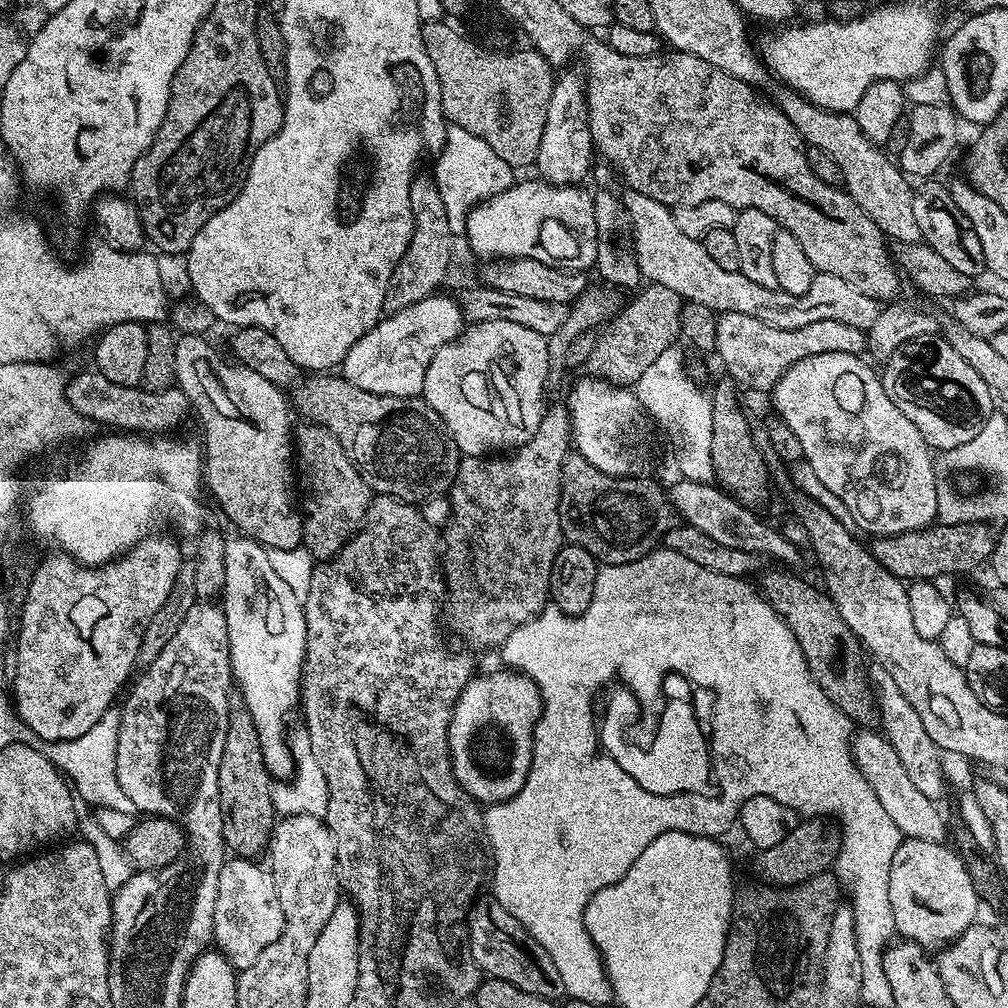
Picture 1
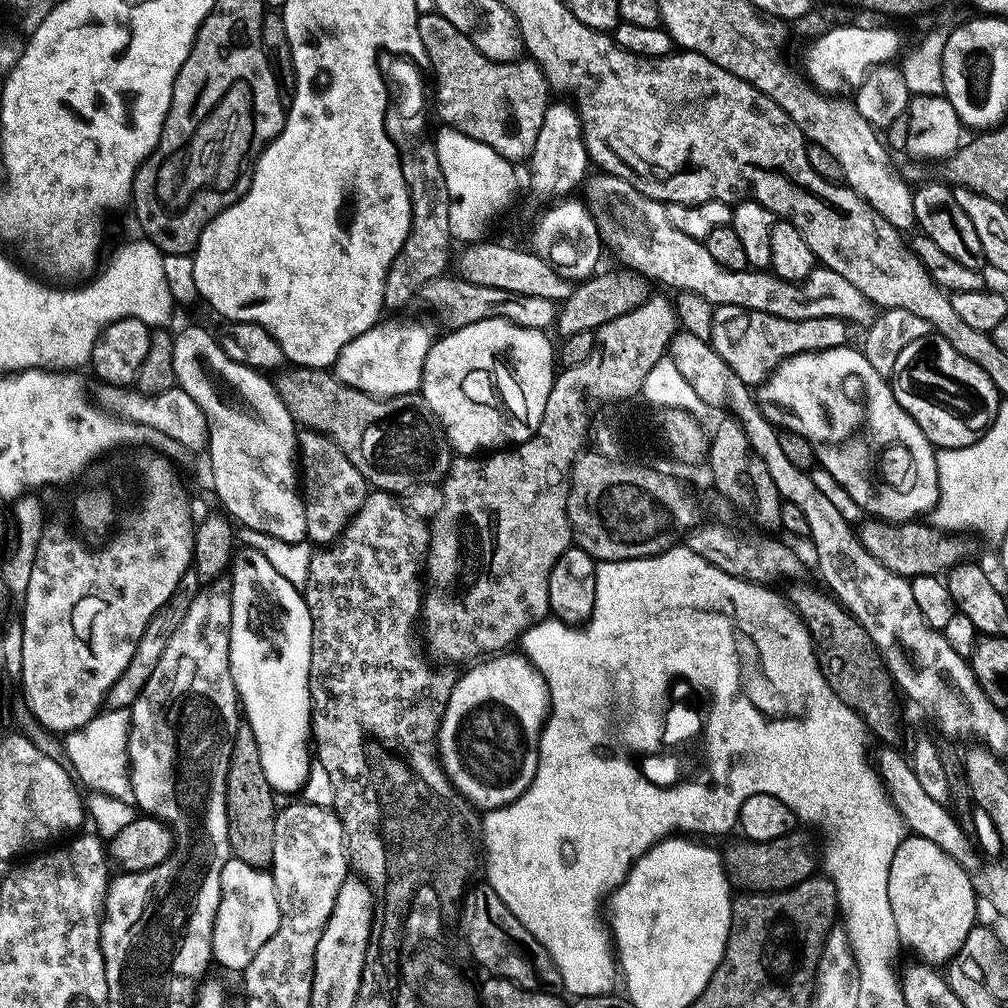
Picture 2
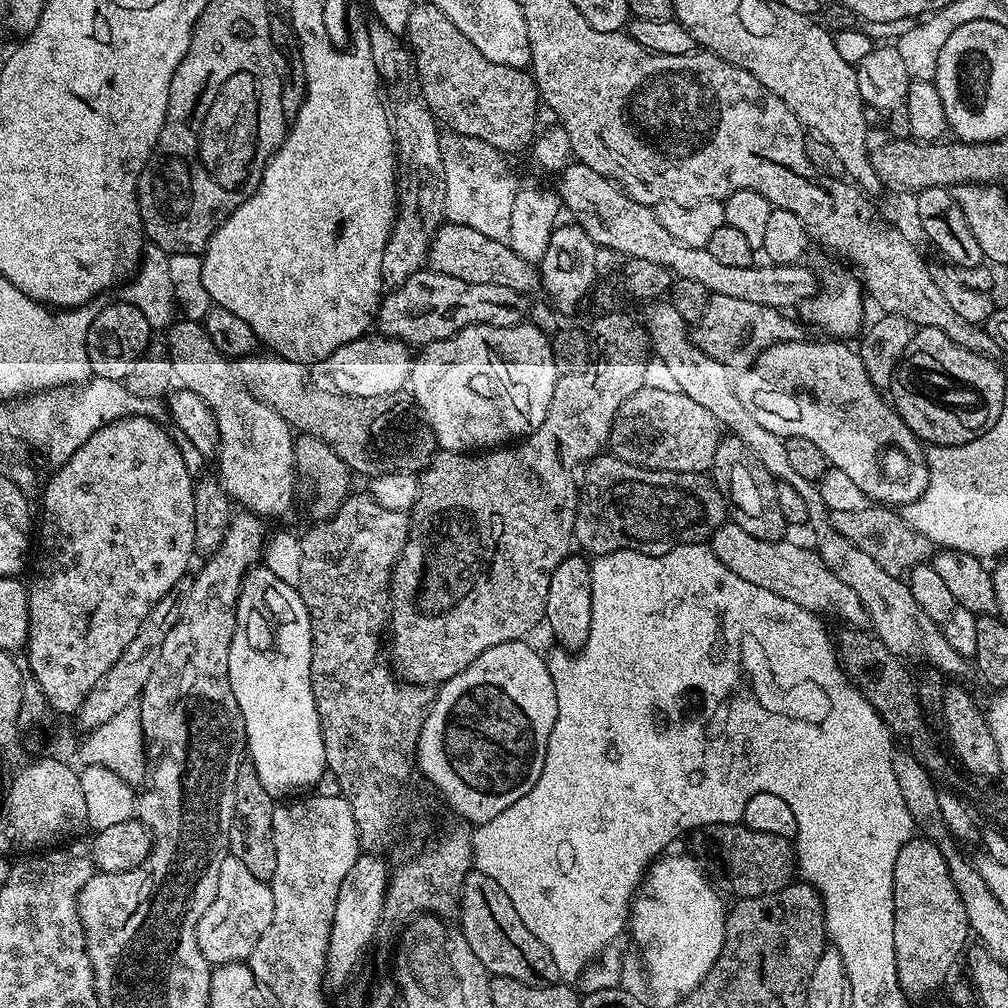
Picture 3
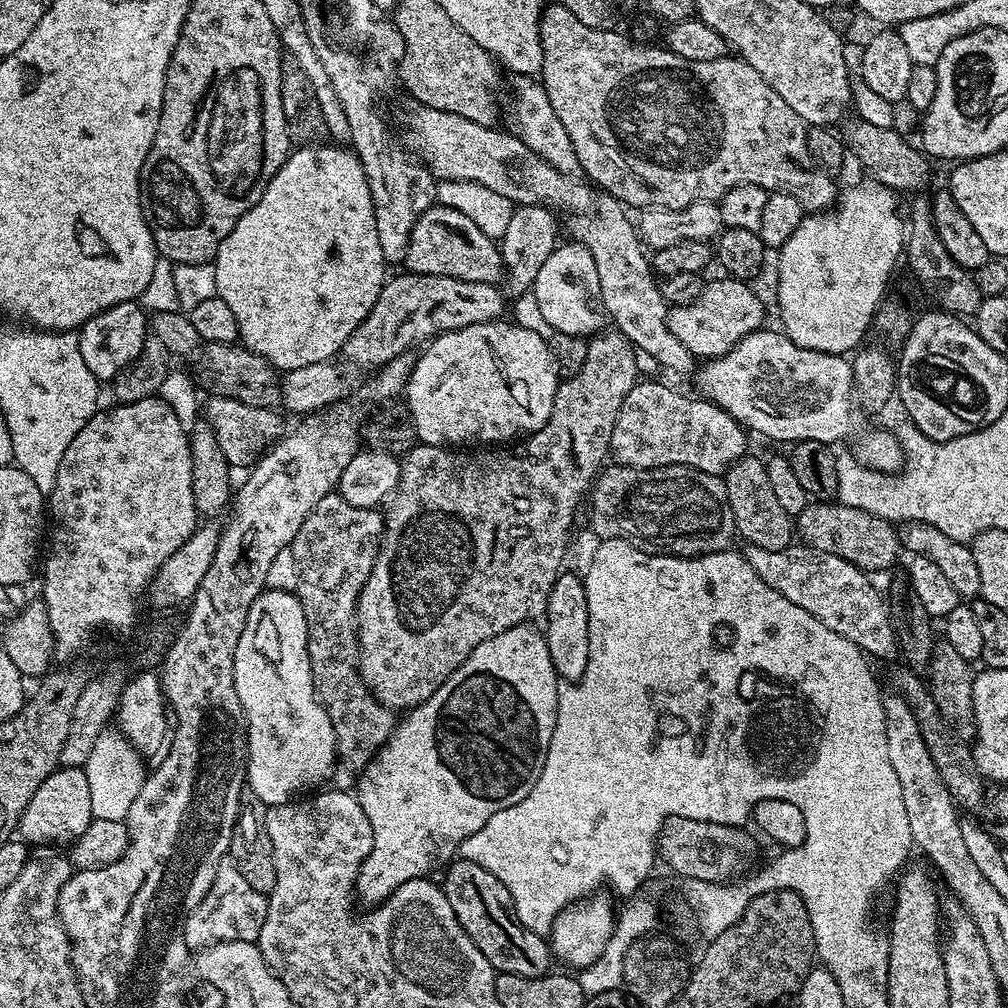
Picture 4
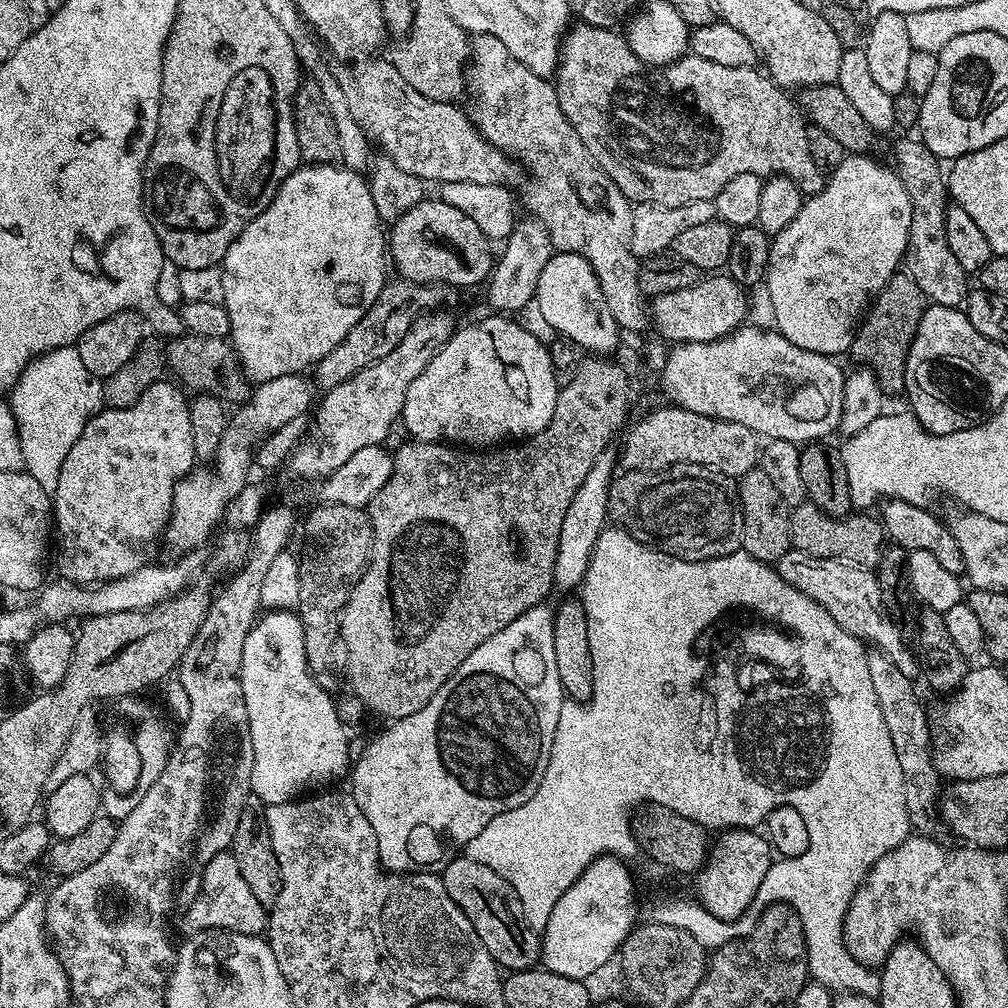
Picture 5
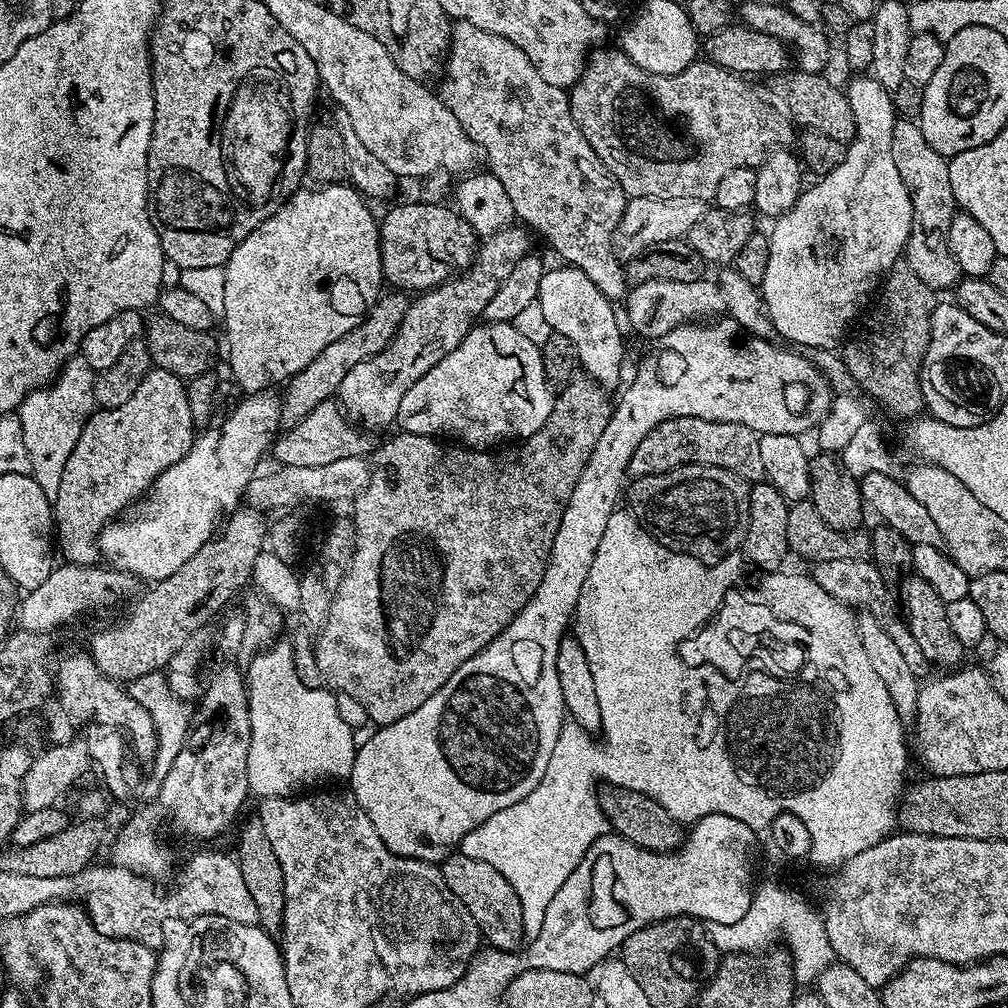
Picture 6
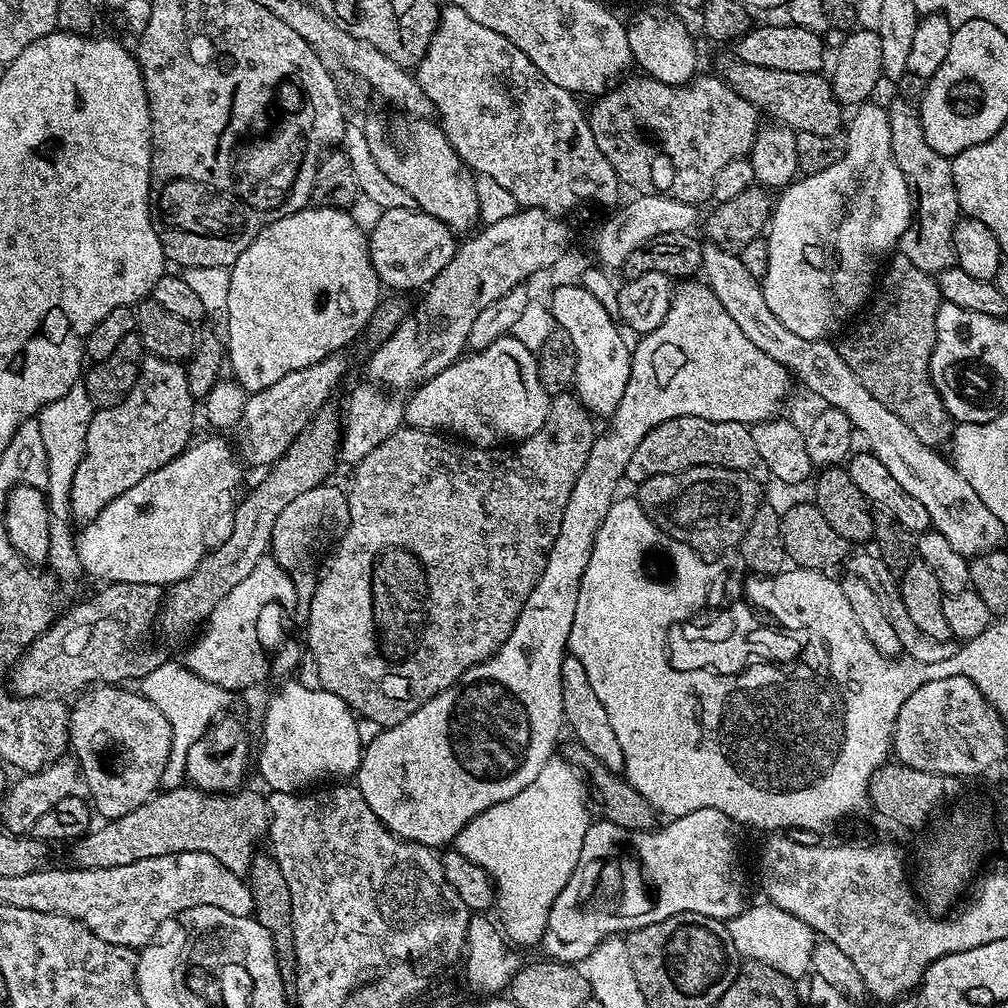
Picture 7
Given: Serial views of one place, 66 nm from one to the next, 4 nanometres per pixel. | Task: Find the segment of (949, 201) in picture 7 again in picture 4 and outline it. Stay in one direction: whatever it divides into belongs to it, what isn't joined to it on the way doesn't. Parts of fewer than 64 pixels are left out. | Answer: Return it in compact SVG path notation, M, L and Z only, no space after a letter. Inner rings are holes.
M917 195L912 204L912 220L906 224L906 264L912 267L921 286L937 300L939 307L945 312L951 312L961 318L975 317L982 299L978 290L975 275L969 269L958 266L946 246L942 246L942 238L938 238L938 230L934 230L934 218L929 197Z

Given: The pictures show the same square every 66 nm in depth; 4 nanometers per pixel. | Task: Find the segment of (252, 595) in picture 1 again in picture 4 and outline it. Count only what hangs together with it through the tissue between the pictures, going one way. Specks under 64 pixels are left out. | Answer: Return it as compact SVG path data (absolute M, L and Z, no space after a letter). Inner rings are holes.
M268 588L267 590L260 592L258 594L258 598L254 598L254 602L248 608L248 613L246 614L246 626L242 626L242 638L238 638L238 646L234 650L234 686L238 690L238 702L242 702L242 710L244 711L246 718L248 719L248 771L246 773L246 784L251 792L258 794L260 801L269 806L274 804L287 804L289 803L290 798L295 797L297 794L300 794L295 794L295 792L300 792L303 790L303 788L312 788L315 786L315 784L322 783L323 780L331 774L332 767L334 767L335 764L338 764L336 735L334 734L334 726L330 722L330 718L326 714L326 710L324 709L324 707L322 707L322 705L320 705L320 701L317 700L316 691L314 690L314 686L312 685L312 667L310 666L310 658L308 657L308 627L306 626L306 614L302 610L300 599L298 599L295 594L290 592L279 592L279 590L277 590L276 588Z

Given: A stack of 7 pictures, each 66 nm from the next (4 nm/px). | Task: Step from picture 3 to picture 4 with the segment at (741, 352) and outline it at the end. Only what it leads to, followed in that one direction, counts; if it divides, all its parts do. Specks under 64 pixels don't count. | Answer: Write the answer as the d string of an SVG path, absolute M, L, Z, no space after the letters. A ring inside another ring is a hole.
M723 278L724 280L708 280L705 283L701 296L689 305L675 306L668 313L668 329L674 338L678 338L678 342L682 342L682 346L686 346L686 350L692 352L696 358L711 358L714 356L724 356L738 342L742 342L742 338L746 338L752 332L761 331L764 320L764 304L756 297L756 292L752 289L751 283L743 280L734 280L731 278Z

